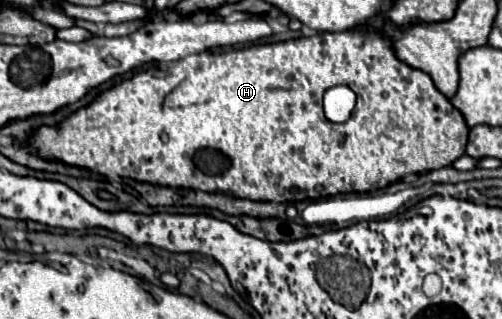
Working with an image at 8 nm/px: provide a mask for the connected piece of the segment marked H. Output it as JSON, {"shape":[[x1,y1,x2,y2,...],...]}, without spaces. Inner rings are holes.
{"shape":[[381,18,369,22,369,28,357,32,323,32,313,34,309,38,277,42,277,44,255,44,241,50,227,50,227,52,203,52,197,56,187,56,179,62,171,64,157,64,145,72,135,74,131,80,123,80,121,84,113,86,111,90,97,96,87,108,77,110,59,126,41,126,33,132,31,140,39,148,39,154,47,160,61,160,65,164,83,166,95,170,99,174,121,176,121,178,135,178,149,184,159,186,173,186,173,188,193,188,203,192,223,192,235,198,247,200,261,200,261,202,299,202,299,200,323,200,335,194,367,194,373,190,381,190,395,180,407,174,423,174,429,170,437,170,443,166,453,164,459,156,465,154,465,146,469,140,469,126,463,120,463,114,433,86,431,78,419,70,409,68,403,64,393,52,387,38,383,38,377,30,381,26],[345,84,357,94,357,106,351,118,343,124,329,122,323,114,321,98,323,92,331,86]]}

